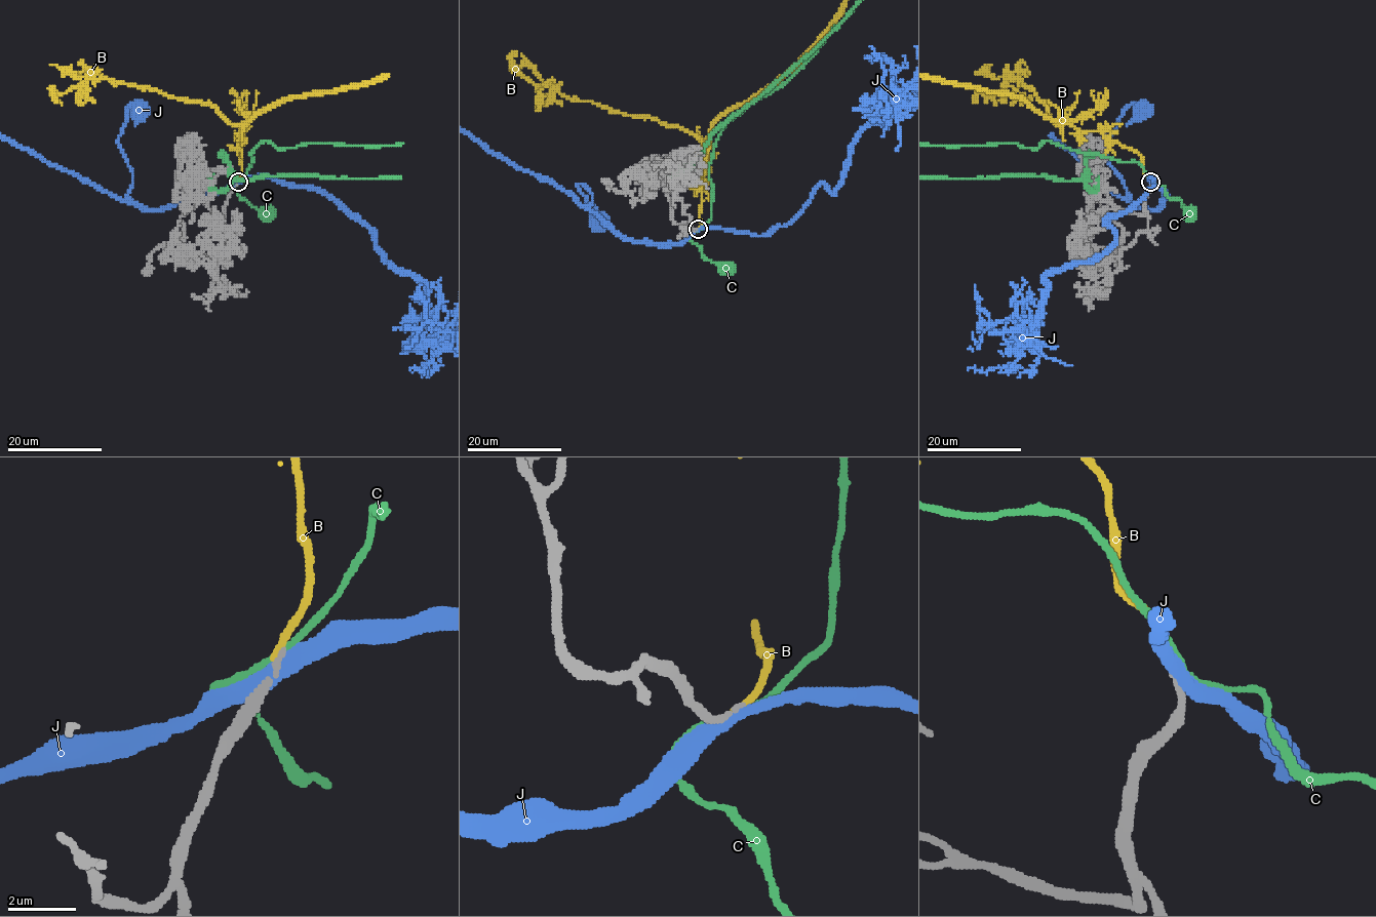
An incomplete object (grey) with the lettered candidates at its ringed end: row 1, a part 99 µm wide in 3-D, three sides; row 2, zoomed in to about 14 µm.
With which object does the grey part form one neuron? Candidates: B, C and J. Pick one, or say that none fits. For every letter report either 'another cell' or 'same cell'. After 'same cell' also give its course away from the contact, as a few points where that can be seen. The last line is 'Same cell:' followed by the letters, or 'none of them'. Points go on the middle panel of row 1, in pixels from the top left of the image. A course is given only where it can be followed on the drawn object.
B: another cell
C: another cell
J: another cell
Same cell: none of them

